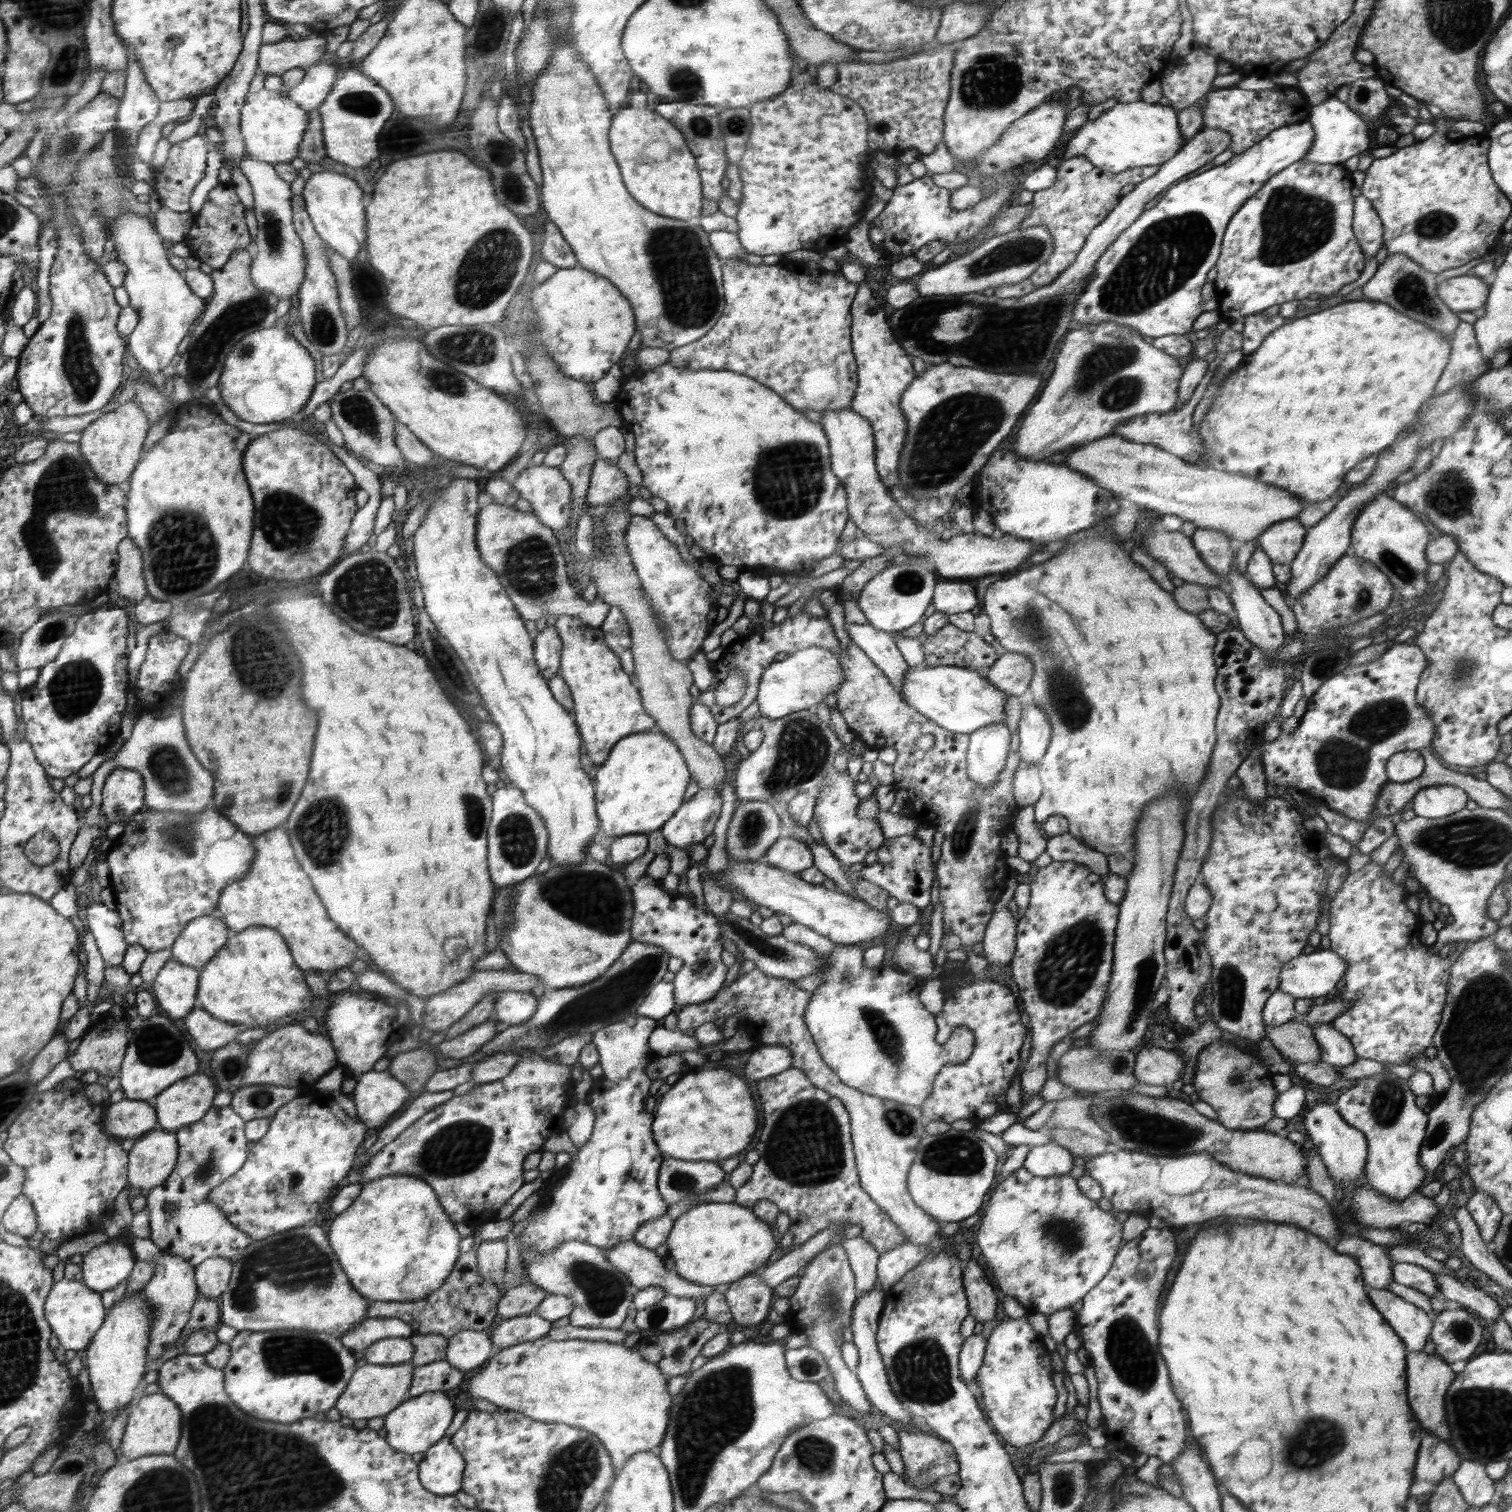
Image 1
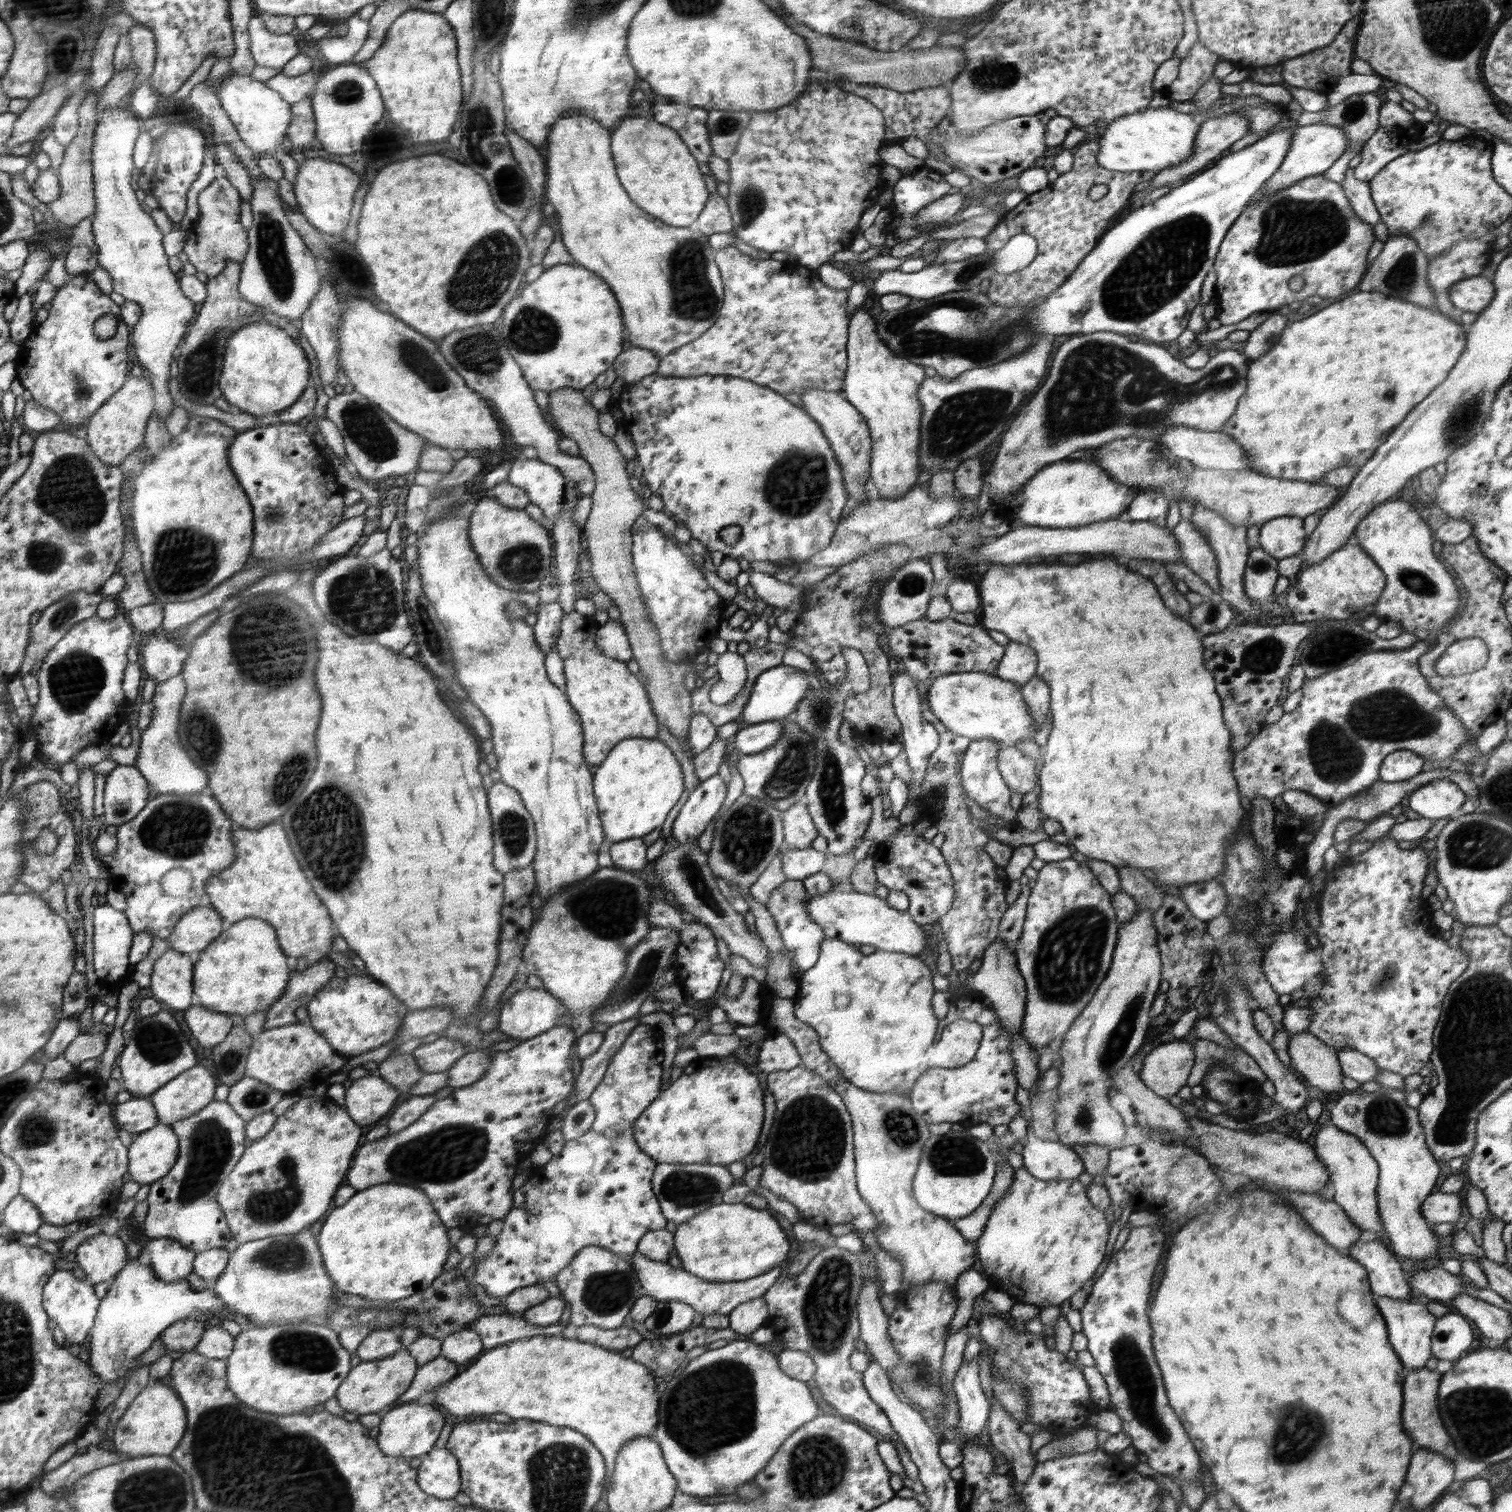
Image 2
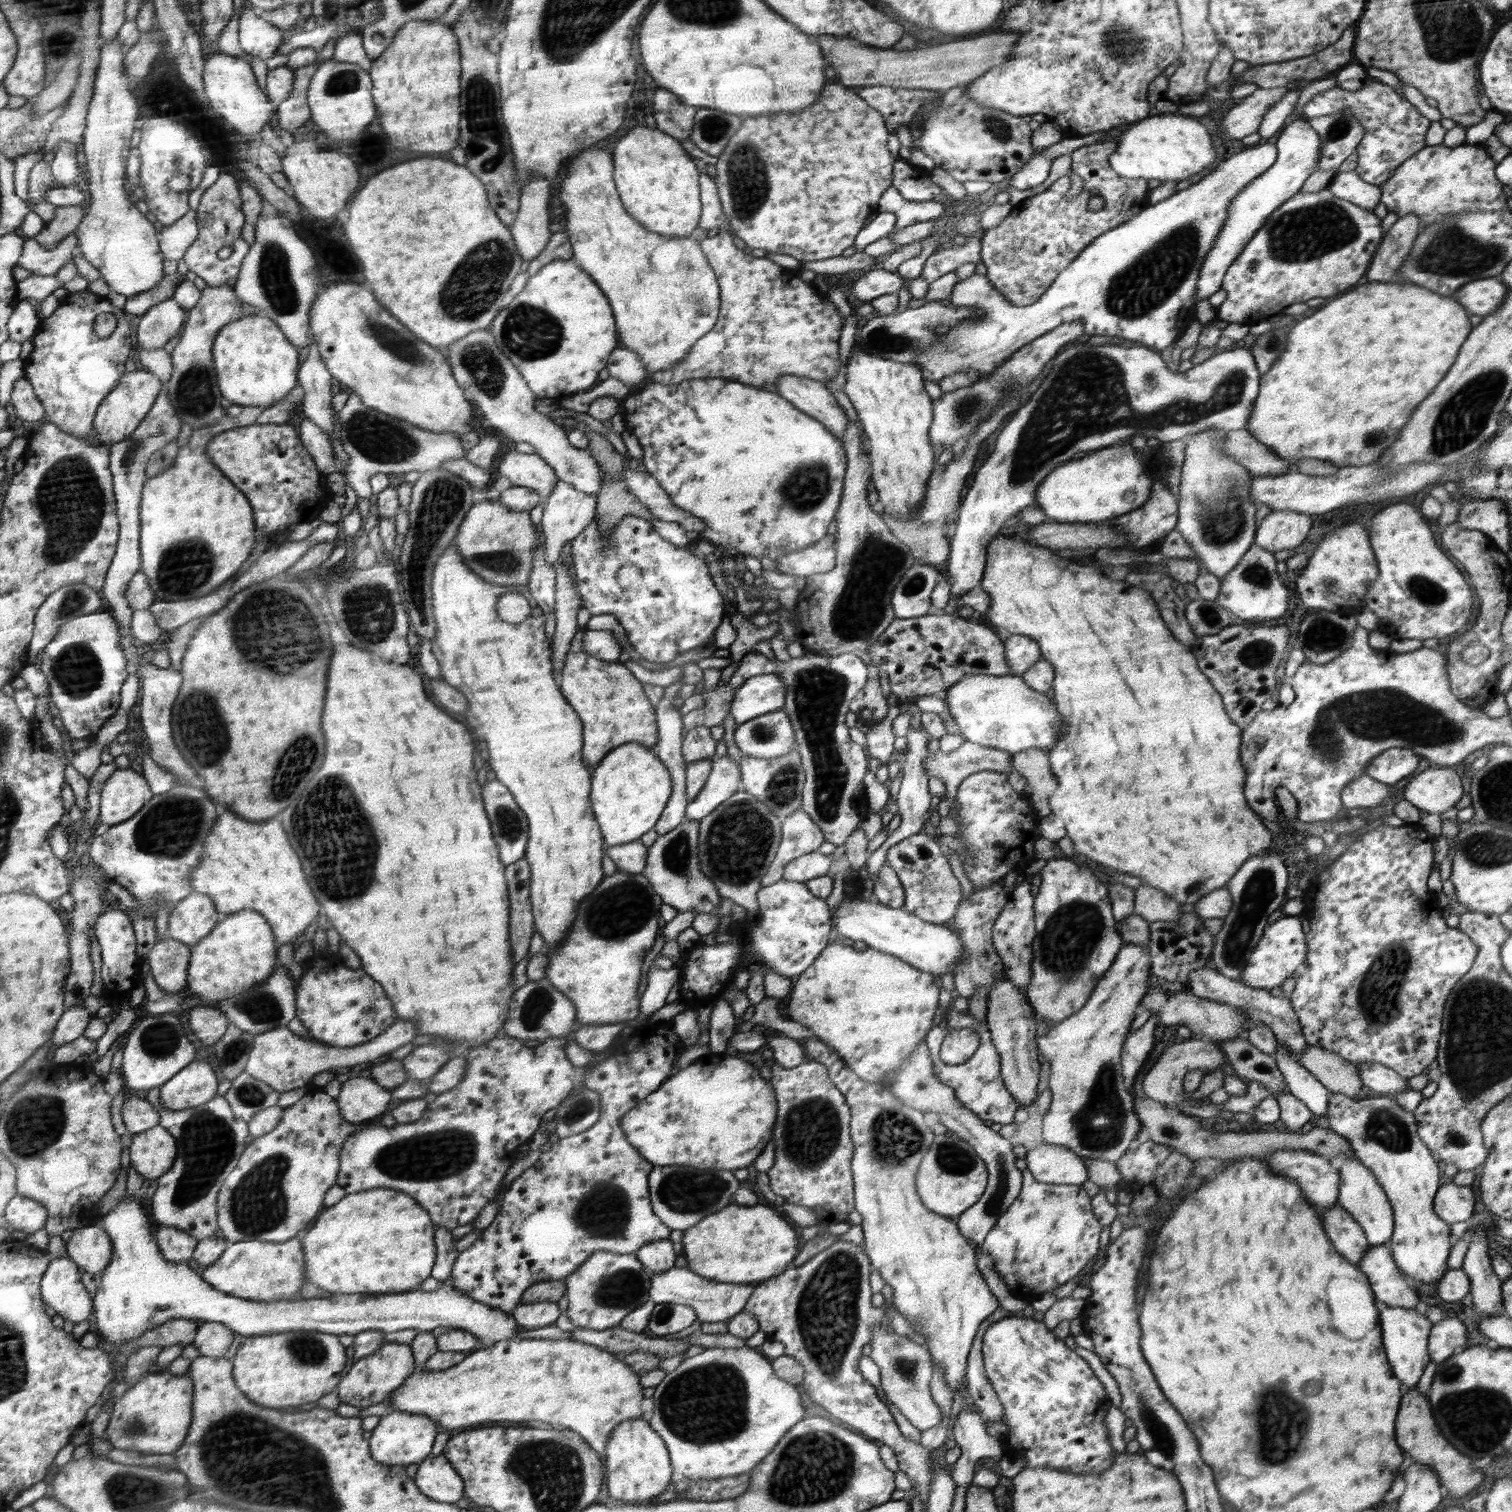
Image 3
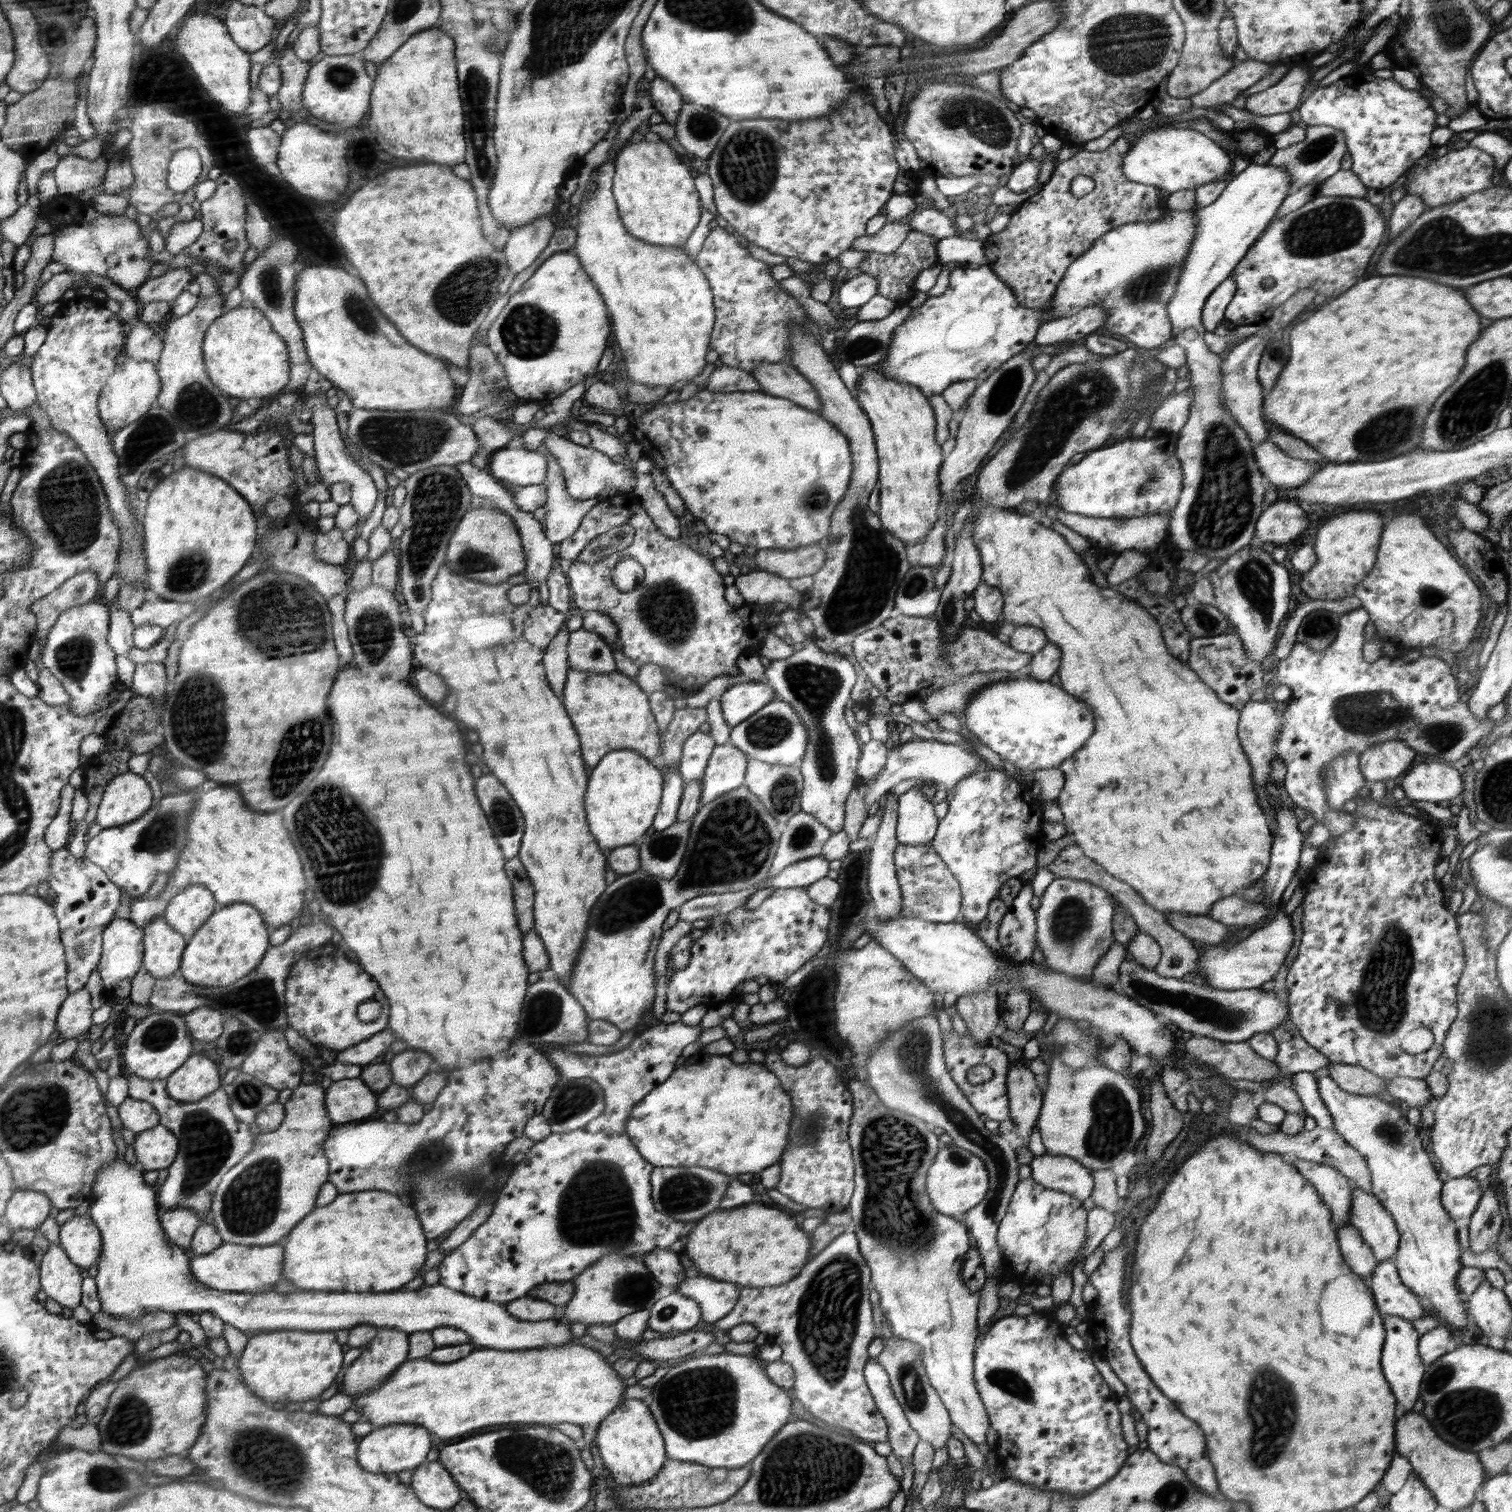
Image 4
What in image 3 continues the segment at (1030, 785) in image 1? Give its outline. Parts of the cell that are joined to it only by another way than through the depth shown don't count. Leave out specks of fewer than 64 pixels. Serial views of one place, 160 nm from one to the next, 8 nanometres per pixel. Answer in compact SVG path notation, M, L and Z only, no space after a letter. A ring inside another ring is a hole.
M966 740L960 748L944 753L927 750L923 762L926 774L937 776L946 784L947 796L956 797L959 784L971 774L980 771L1002 772L1006 775L1013 771L1011 754L988 746Z

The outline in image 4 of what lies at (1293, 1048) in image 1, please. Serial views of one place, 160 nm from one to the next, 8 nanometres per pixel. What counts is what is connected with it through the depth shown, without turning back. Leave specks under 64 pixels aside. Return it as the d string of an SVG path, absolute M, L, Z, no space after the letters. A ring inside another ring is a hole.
M1333 1062L1323 1071L1340 1086L1340 1089L1352 1094L1377 1097L1380 1092L1386 1091L1388 1084L1380 1076L1359 1066Z

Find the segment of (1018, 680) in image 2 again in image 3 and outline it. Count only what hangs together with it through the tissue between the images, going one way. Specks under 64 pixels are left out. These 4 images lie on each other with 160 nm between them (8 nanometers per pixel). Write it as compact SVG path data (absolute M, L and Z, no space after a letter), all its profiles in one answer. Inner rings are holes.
M1008 635L1004 641L1006 644L1007 664L1011 665L1011 674L1023 676L1028 667L1036 664L1041 658L1041 650L1038 643L1030 636Z

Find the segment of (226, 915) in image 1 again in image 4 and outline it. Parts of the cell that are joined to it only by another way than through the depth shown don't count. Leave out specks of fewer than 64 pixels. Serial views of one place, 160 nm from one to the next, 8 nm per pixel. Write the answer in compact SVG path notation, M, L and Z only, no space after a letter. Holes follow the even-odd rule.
M214 788L214 790L206 792L206 794L196 794L196 796L200 796L200 806L198 806L198 808L193 806L191 816L189 816L189 824L187 824L188 843L187 846L185 846L184 851L181 852L179 864L177 864L175 870L173 870L172 874L170 874L170 879L165 892L162 893L159 899L135 900L135 903L133 903L131 907L130 919L138 924L140 928L147 928L147 926L149 926L151 922L155 922L159 916L166 914L170 901L174 898L174 896L178 895L179 892L182 892L186 887L191 886L192 884L203 884L206 888L211 889L219 906L224 907L236 902L251 904L254 908L259 909L259 912L264 917L264 920L267 921L268 924L271 924L273 928L278 928L279 926L283 926L283 924L290 924L292 920L295 919L301 919L300 912L302 912L302 908L304 908L304 890L306 890L306 882L304 882L305 872L302 870L300 856L298 856L298 852L294 850L294 846L292 846L292 842L290 842L290 838L288 838L286 828L282 826L282 814L280 814L280 812L274 812L274 814L264 814L264 812L256 812L255 810L252 812L251 808L247 805L244 806L246 801L242 798L242 796L240 796L240 794L238 794L238 788Z

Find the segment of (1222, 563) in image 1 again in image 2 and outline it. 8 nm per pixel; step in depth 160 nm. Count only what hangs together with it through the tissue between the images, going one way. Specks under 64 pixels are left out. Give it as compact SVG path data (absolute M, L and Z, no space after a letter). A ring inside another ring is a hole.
M1183 519L1176 524L1172 532L1180 545L1185 565L1200 575L1213 590L1213 594L1218 595L1220 590L1218 561L1202 532L1198 532L1194 523Z

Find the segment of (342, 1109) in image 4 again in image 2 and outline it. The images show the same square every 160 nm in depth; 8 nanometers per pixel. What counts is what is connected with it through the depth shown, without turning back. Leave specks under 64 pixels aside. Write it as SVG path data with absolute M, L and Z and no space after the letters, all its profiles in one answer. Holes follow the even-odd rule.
M369 1073L354 1081L346 1090L344 1107L356 1124L366 1127L390 1112L398 1096L400 1092L392 1084L382 1080L376 1073Z

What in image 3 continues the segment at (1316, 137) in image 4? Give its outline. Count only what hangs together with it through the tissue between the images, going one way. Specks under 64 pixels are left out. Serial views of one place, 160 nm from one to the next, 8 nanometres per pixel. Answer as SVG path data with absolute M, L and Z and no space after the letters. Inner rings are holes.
M1348 109L1306 120L1321 140L1320 158L1316 171L1338 170L1340 164L1355 152L1363 139L1364 128Z

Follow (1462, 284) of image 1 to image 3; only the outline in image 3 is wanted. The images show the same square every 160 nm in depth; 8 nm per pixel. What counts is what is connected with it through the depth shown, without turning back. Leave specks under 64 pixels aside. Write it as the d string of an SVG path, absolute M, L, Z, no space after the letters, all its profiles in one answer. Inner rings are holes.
M1488 277L1464 284L1464 288L1454 292L1454 298L1470 315L1483 317L1492 314L1502 304L1508 289L1499 277Z

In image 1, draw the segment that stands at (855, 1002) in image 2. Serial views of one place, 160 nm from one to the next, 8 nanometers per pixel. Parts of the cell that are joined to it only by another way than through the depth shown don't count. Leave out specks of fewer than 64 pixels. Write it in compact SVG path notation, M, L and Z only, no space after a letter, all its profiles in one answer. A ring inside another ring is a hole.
M790 923L789 925L786 925L783 927L781 935L786 937L789 941L810 946L810 948L816 950L818 954L824 954L824 956L826 956L826 965L822 967L820 972L822 984L817 990L813 991L813 998L811 999L811 1002L808 1003L806 1011L804 1011L804 1020L807 1023L807 1027L811 1031L811 1035L815 1039L815 1043L818 1045L818 1049L822 1054L823 1060L830 1065L832 1069L835 1069L835 1071L838 1073L840 1081L842 1081L843 1084L850 1086L850 1088L859 1089L860 1092L868 1093L870 1096L895 1100L896 1102L916 1106L920 1109L921 1106L927 1102L929 1096L931 1096L932 1083L934 1083L934 1080L936 1080L936 1076L938 1076L943 1066L946 1066L946 1064L960 1064L966 1062L966 1060L968 1060L968 1058L971 1056L974 1048L975 1038L974 1033L970 1030L970 1028L966 1028L966 1026L957 1026L954 1029L954 1032L950 1034L950 1038L945 1044L938 1044L938 1041L935 1039L937 1033L935 1015L926 1010L919 999L920 991L922 988L924 988L924 984L927 980L920 979L920 977L916 977L914 975L902 973L900 969L896 969L896 967L894 967L894 958L884 958L884 961L876 968L864 967L863 949L861 949L859 945L840 945L834 943L827 936L824 936L823 933L816 932L810 927L801 925L800 923Z

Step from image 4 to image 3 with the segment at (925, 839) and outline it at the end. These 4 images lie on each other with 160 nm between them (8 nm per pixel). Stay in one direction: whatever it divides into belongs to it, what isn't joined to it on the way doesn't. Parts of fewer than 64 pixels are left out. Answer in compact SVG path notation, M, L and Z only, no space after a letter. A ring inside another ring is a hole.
M911 728L905 736L908 740L908 746L903 755L905 761L902 765L902 781L898 793L898 799L896 800L896 806L898 807L897 813L901 816L901 822L898 828L890 835L886 841L877 848L874 852L869 853L866 860L866 867L870 878L875 879L878 875L879 868L885 863L885 855L887 850L894 846L897 842L908 838L909 836L918 834L922 831L922 827L926 820L929 819L930 800L932 795L928 791L928 779L929 774L926 774L923 762L927 757L928 739L931 737L926 729Z

